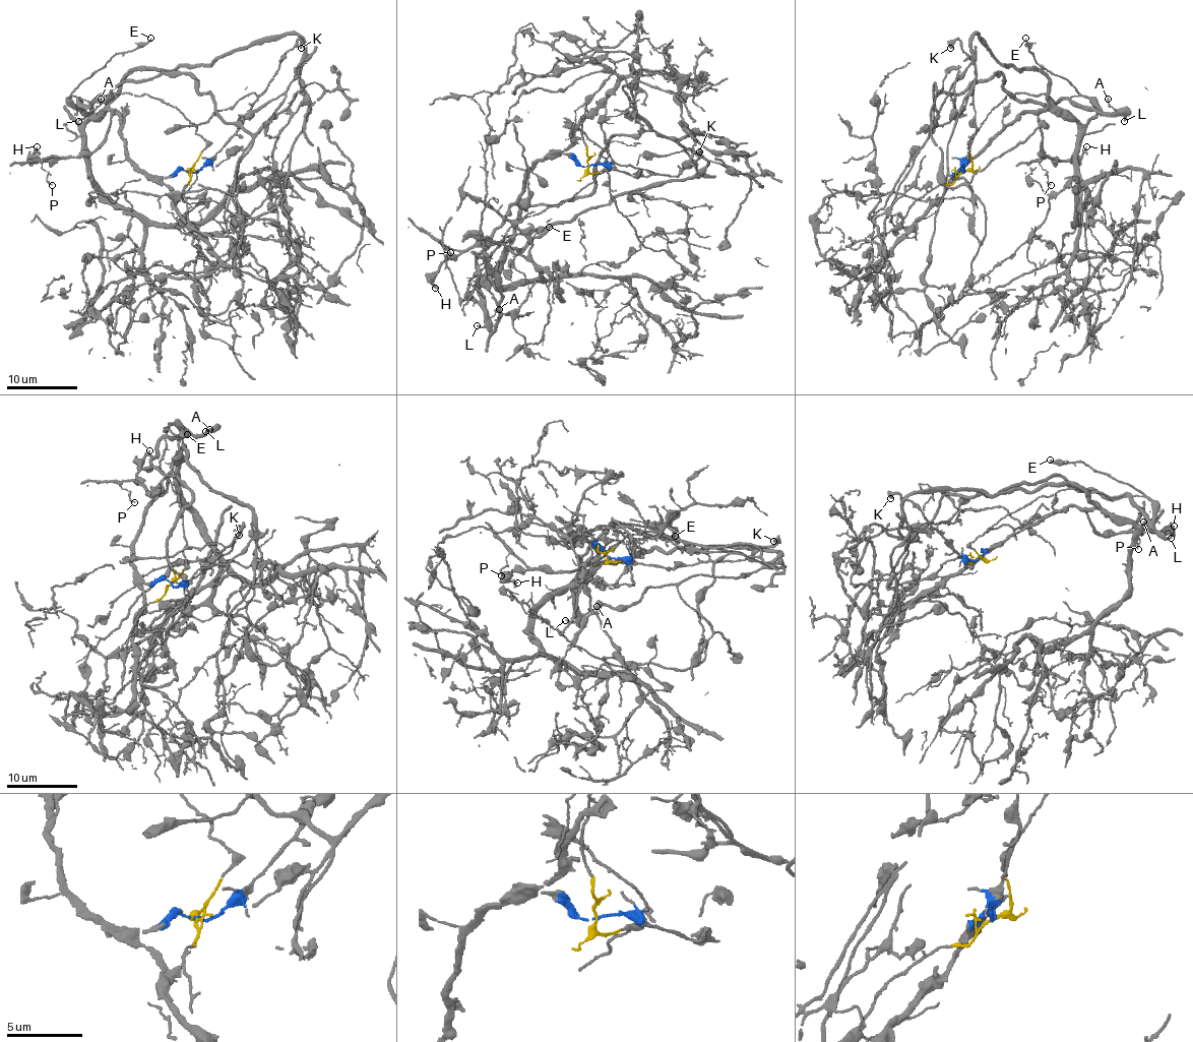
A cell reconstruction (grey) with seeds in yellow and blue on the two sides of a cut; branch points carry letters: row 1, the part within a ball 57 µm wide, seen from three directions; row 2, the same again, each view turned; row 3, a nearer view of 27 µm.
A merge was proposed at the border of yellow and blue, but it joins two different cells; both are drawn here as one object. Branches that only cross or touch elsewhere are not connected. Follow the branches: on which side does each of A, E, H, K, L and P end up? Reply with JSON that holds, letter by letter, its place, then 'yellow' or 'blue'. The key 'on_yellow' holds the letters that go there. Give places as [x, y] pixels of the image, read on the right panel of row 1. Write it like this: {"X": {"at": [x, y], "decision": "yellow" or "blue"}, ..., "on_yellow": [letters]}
{"A": {"at": [1108, 99], "decision": "yellow"}, "E": {"at": [1025, 38], "decision": "yellow"}, "H": {"at": [1086, 146], "decision": "blue"}, "K": {"at": [950, 48], "decision": "blue"}, "L": {"at": [1124, 121], "decision": "yellow"}, "P": {"at": [1051, 185], "decision": "blue"}, "on_yellow": ["A", "E", "L"]}

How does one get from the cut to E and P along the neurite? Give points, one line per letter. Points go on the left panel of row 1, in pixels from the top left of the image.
E: (190, 171), (206, 142), (175, 107), (147, 95), (98, 95), (90, 102), (73, 95), (118, 54), (151, 38)
P: (190, 171), (146, 176), (128, 159), (121, 119), (114, 112), (105, 139), (92, 151), (42, 162), (52, 185)

